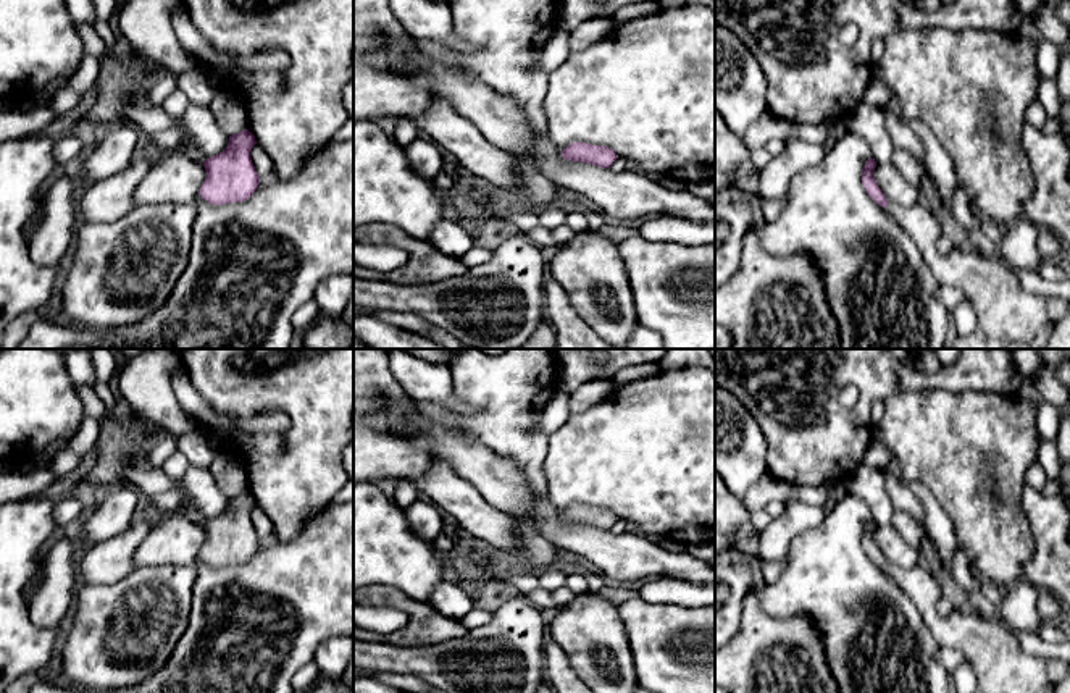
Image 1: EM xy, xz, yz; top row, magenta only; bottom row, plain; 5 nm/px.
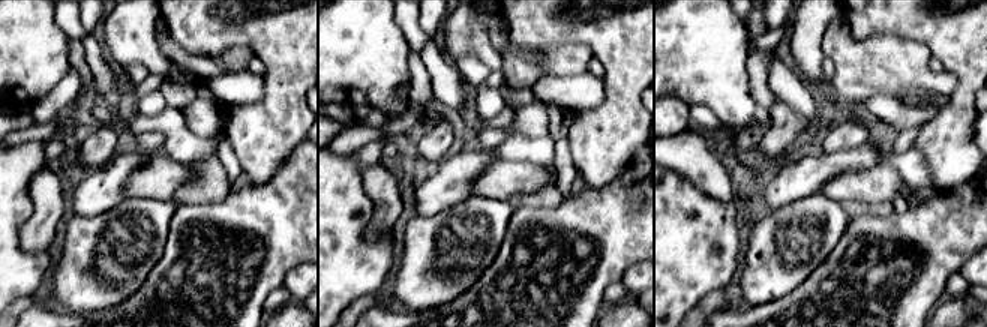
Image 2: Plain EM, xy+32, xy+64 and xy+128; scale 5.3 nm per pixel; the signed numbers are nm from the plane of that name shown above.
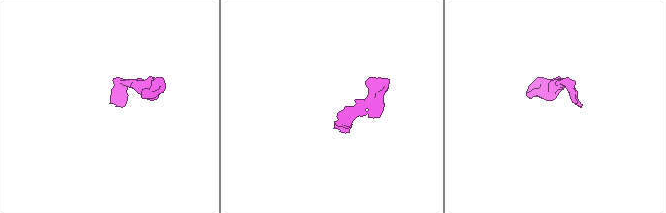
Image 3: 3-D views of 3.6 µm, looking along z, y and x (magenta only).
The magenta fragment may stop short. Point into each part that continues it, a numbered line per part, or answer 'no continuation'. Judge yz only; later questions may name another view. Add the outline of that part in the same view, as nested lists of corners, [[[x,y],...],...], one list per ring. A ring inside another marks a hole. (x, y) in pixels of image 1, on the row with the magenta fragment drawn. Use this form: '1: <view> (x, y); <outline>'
1: yz (1006, 312); [[[888,204],[884,210],[912,237],[941,288],[959,288],[973,302],[978,326],[968,338],[957,336],[952,349],[1005,349],[1015,341],[1046,346],[1054,328],[1047,297],[1025,291],[1015,268],[962,246],[943,255],[936,249],[941,225],[928,207]]]

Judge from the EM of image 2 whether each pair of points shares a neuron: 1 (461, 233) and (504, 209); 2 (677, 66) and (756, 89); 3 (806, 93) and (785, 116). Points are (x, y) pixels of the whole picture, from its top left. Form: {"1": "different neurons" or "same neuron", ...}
{"1": "same neuron", "2": "different neurons", "3": "different neurons"}

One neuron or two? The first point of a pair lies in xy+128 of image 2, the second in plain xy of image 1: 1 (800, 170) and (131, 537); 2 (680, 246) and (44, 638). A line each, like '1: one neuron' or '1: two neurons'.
1: one neuron
2: one neuron

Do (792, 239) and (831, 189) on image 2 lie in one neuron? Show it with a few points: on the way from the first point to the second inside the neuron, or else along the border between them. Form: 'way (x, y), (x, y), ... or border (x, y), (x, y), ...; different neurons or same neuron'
border (819, 192), (842, 204); different neurons

